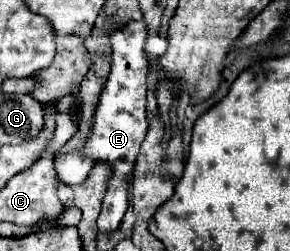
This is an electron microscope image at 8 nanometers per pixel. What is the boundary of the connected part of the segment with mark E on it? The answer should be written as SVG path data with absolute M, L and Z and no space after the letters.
M129 21L121 29L115 29L109 33L111 41L111 73L101 89L99 103L93 113L93 127L91 133L83 145L83 149L73 153L63 153L55 157L55 171L61 183L65 185L79 185L87 179L89 171L95 167L97 161L107 163L111 167L111 177L107 185L107 193L103 199L103 209L99 215L99 231L115 231L123 215L129 207L129 181L127 177L133 175L135 161L139 155L139 147L147 135L147 55L145 55L145 39L147 39L147 27L143 21Z

